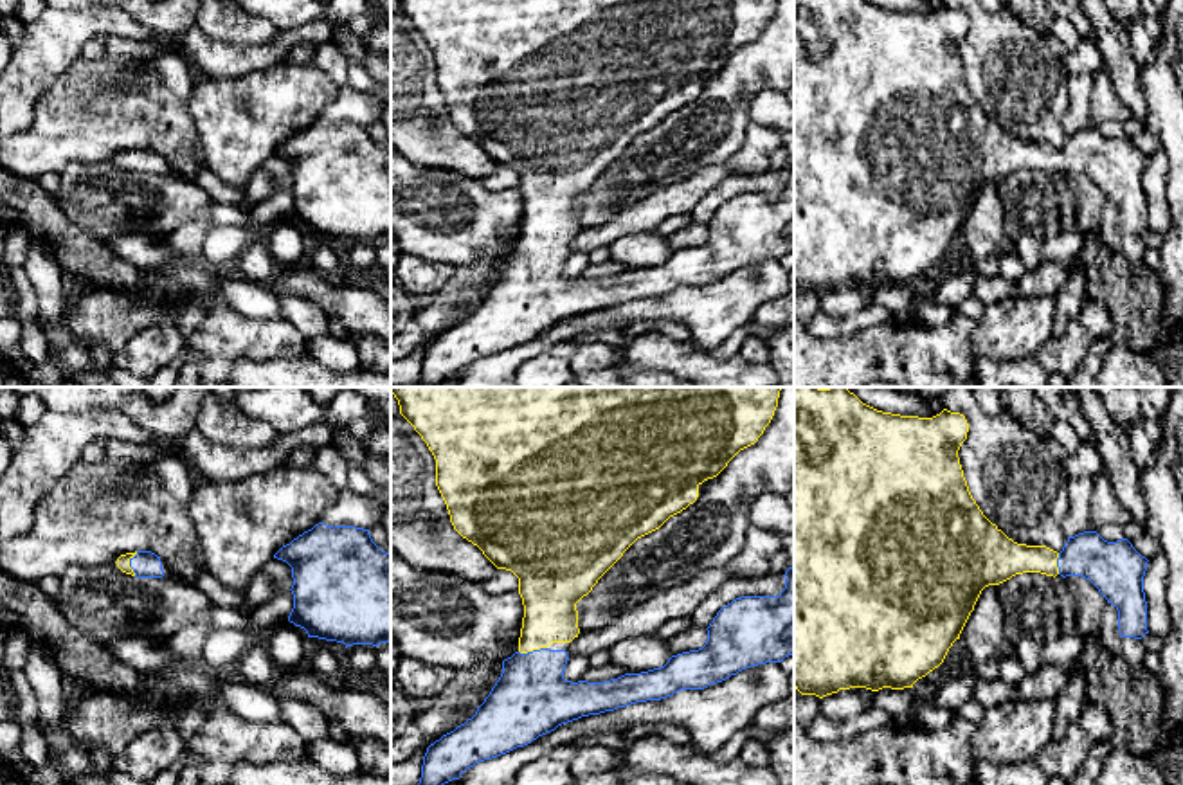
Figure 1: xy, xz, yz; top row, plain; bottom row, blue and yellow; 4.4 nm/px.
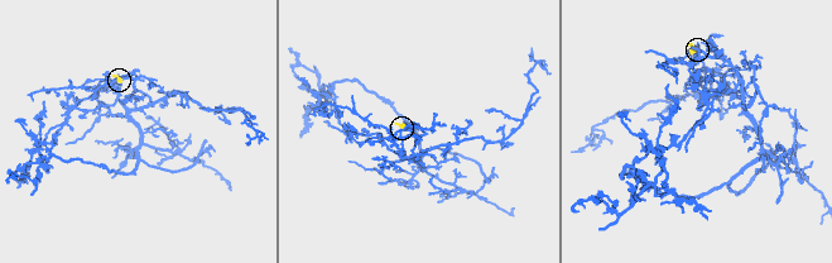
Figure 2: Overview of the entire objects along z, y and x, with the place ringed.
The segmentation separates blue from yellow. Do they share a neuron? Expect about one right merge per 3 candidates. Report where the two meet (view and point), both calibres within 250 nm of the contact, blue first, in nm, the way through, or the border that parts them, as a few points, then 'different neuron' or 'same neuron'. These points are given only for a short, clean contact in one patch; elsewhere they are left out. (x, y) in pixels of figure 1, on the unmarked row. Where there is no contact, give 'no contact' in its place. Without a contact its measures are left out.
contact xz (533, 247); calibres 340 and 240 nm; way xz (532, 294), (533, 247), (550, 195); same neuron

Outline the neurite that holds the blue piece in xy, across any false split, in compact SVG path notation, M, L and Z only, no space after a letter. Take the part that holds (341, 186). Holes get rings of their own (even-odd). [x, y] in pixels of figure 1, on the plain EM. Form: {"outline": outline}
{"outline": "M319 119L274 155L292 164L293 205L288 218L304 225L308 234L344 239L346 245L391 239L391 149L373 139L369 126Z"}

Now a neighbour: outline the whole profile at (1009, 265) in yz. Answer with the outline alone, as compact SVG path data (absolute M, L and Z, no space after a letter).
M999 254L998 274L1007 277L1008 281L1021 281L1026 274L1026 266L1021 263L1017 254Z

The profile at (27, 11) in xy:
M18 0L16 20L20 20L27 27L45 11L47 4L43 0Z

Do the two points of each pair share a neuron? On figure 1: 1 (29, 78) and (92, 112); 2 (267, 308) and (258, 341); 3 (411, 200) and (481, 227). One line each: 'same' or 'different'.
1: different
2: different
3: same

